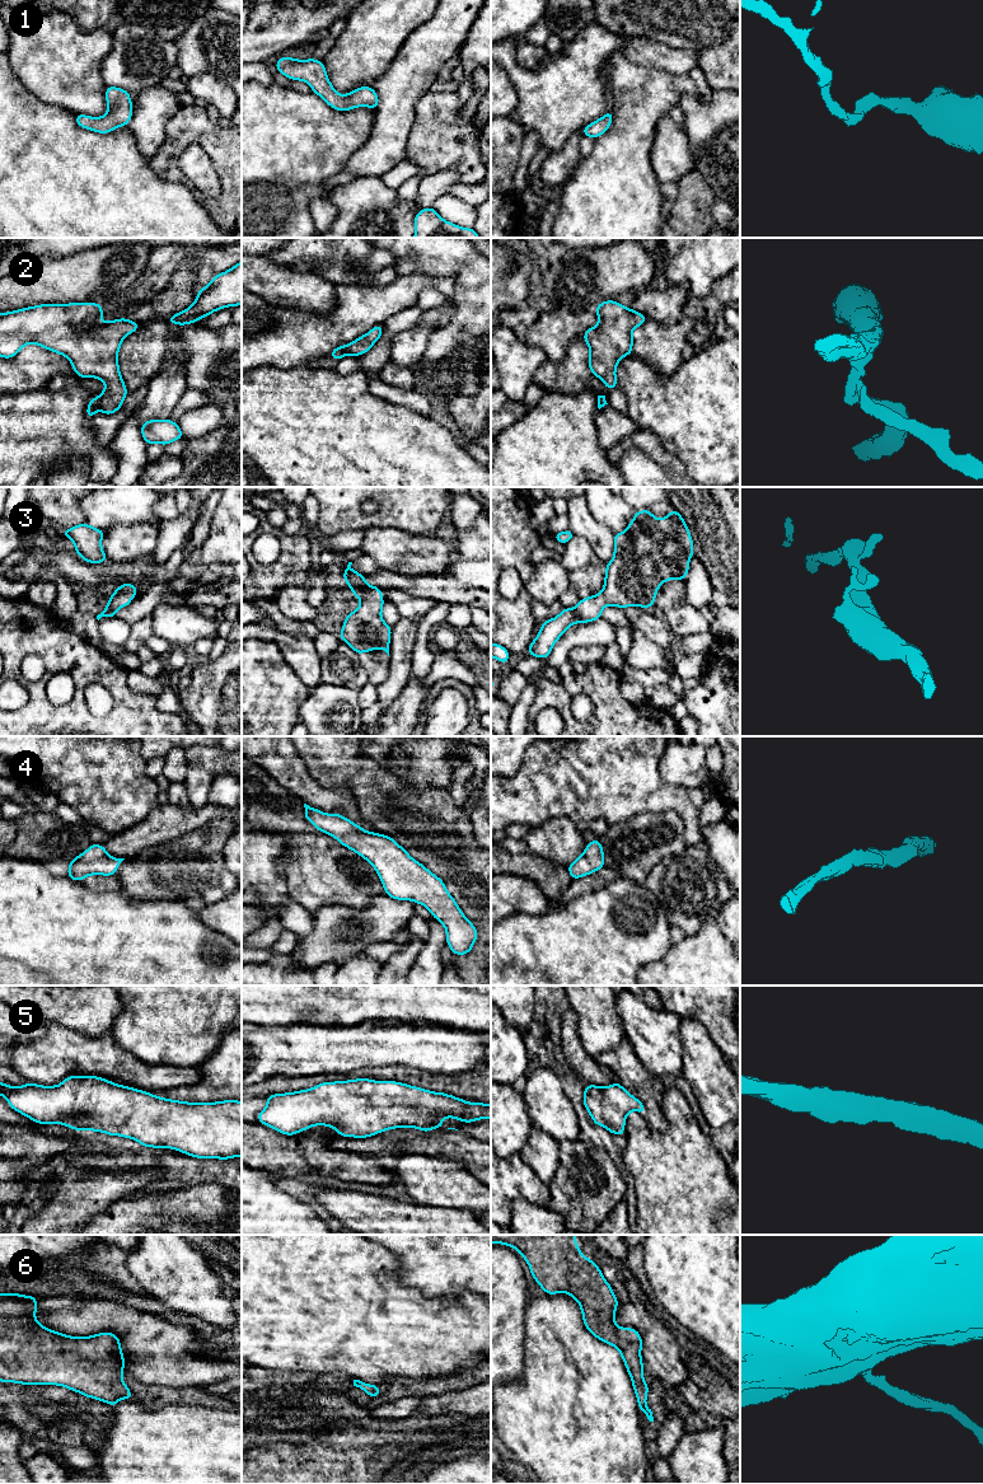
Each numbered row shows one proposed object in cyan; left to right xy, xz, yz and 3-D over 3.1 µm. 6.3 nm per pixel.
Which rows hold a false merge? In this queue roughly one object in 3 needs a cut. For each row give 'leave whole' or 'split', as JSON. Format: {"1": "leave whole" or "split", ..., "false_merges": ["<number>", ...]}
{"1": "leave whole", "2": "split", "3": "leave whole", "4": "leave whole", "5": "leave whole", "6": "leave whole", "false_merges": ["2"]}

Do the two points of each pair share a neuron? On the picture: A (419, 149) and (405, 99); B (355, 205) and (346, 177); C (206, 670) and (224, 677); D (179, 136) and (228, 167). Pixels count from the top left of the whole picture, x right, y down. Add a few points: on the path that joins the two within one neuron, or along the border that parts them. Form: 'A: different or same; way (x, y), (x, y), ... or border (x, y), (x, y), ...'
A: different; border (422, 97), (416, 103), (415, 122), (405, 154)
B: different; border (356, 177), (338, 185), (331, 192)
C: same; way (210, 674), (220, 677)
D: same; way (192, 136), (201, 136), (219, 154)

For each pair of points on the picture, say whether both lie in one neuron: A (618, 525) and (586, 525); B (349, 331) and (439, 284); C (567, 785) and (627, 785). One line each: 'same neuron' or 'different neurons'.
A: different neurons
B: same neuron
C: same neuron

